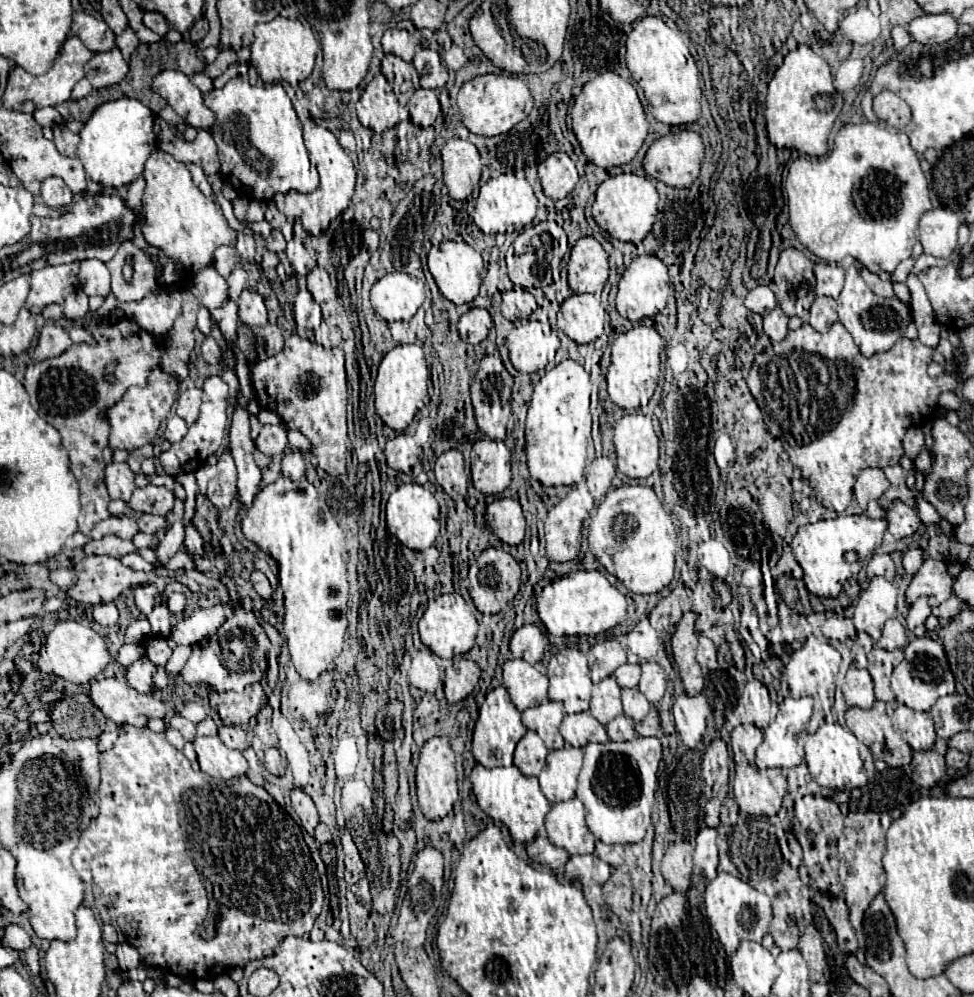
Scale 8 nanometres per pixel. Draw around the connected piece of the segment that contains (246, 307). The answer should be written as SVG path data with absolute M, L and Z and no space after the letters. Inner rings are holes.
M244 289L238 299L238 315L240 315L240 321L250 327L262 327L268 323L262 297L248 289Z

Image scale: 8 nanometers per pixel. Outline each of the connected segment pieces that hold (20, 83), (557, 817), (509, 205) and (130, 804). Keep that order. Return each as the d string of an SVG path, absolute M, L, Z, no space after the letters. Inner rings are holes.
M68 37L62 45L62 51L60 55L56 57L54 65L50 67L50 71L42 77L34 77L30 73L26 73L24 69L20 67L14 67L10 71L10 77L8 77L8 85L6 85L6 91L4 91L4 105L8 109L16 109L16 111L24 111L24 113L30 113L34 111L36 107L48 107L48 105L60 105L64 103L66 99L70 99L70 93L72 93L72 87L84 77L84 65L86 61L92 59L92 51L88 51L84 47L84 43L78 39L78 37Z
M576 797L556 803L550 809L546 815L546 831L548 839L568 853L594 853L596 837L586 825L586 807Z
M504 173L496 179L490 179L488 183L480 187L480 195L476 199L474 213L471 216L482 233L486 235L504 233L506 235L506 233L520 231L532 223L536 215L536 203L538 199L532 191L532 185L526 179L518 179L512 173Z
M124 725L122 731L120 731L118 741L114 743L114 747L112 747L110 751L100 753L100 773L102 773L102 783L100 783L100 815L98 815L98 817L96 817L96 819L94 819L94 821L92 821L82 833L80 833L80 845L78 845L78 849L76 849L76 853L74 853L74 861L78 861L78 867L80 867L80 859L82 859L84 867L90 869L90 873L92 873L92 891L94 891L96 907L98 907L98 911L100 911L100 919L102 919L104 923L110 923L111 925L114 925L112 919L116 919L116 925L118 925L118 927L122 929L122 933L126 935L126 941L138 949L138 953L140 953L144 965L148 965L148 967L156 967L156 969L160 969L160 971L164 971L164 973L178 975L178 977L182 977L182 979L194 979L194 981L196 981L196 979L210 979L210 981L212 981L212 979L216 979L216 977L228 973L228 971L234 969L234 967L246 967L246 963L252 961L252 959L263 959L272 956L274 950L278 947L278 943L280 943L284 937L288 937L288 935L304 937L306 933L312 931L314 921L316 921L316 917L320 915L320 911L322 911L322 901L324 901L324 893L322 893L320 877L318 877L316 865L314 865L314 861L312 861L312 857L310 857L308 845L304 843L302 829L300 829L300 827L296 825L296 821L294 821L294 819L292 819L292 817L290 817L290 815L288 815L288 813L286 813L286 811L274 801L274 797L270 797L270 795L266 793L264 787L254 785L246 775L242 775L242 777L234 777L234 779L230 779L230 781L214 781L212 777L204 777L202 771L194 771L194 769L190 767L190 761L188 761L178 749L174 749L174 747L166 741L164 733L152 733L148 727L132 727L132 725ZM186 777L202 777L202 779L200 779L200 785L198 785L198 781L186 781Z

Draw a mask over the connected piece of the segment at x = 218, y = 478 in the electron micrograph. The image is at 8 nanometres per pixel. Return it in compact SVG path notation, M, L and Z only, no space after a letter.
M224 453L214 467L204 465L196 471L200 491L212 501L212 505L222 511L232 505L238 495L236 489L236 465L230 453Z

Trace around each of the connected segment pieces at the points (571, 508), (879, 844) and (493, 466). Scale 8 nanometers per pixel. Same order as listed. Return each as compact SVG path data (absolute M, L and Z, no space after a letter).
M574 487L558 505L548 511L544 519L546 553L550 561L572 561L578 557L584 519L594 507L590 491Z
M866 811L866 813L850 813L846 817L846 829L842 833L842 837L838 839L838 857L840 857L840 881L844 885L846 891L846 905L850 909L850 921L854 925L854 929L858 929L858 925L862 923L862 915L868 909L868 905L872 903L872 899L882 891L884 881L886 881L886 873L882 869L882 855L886 853L886 829L881 824L881 816L886 815L875 811Z
M480 439L472 447L472 483L486 495L502 493L510 485L510 449L502 441Z

